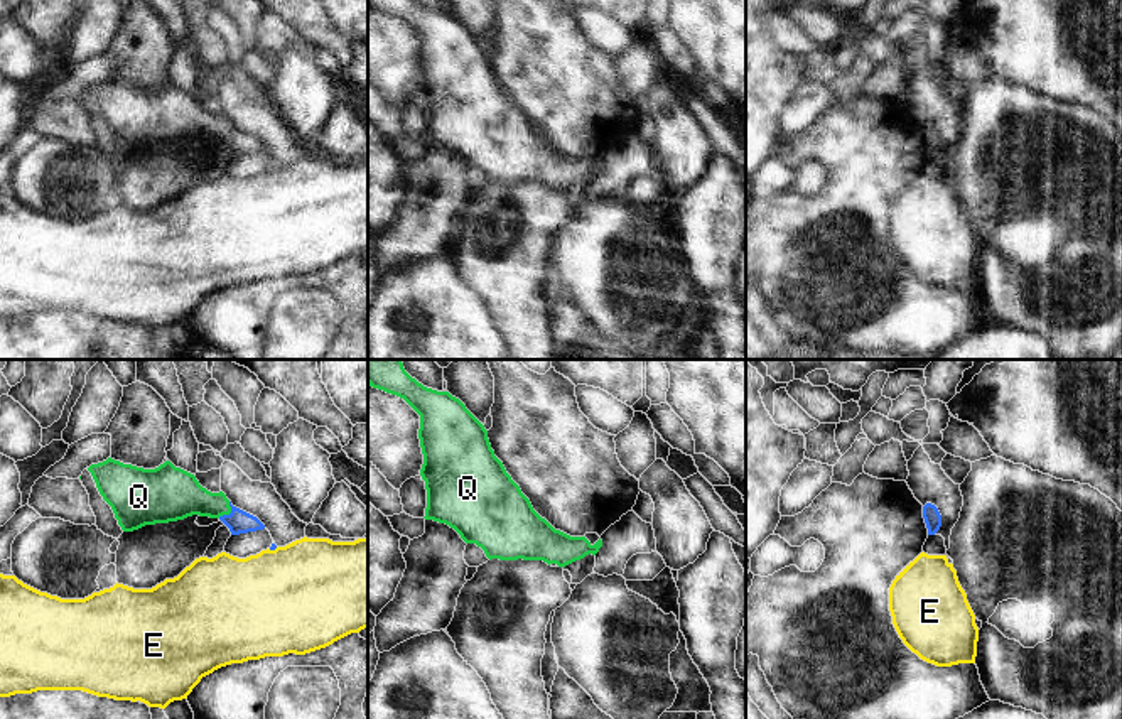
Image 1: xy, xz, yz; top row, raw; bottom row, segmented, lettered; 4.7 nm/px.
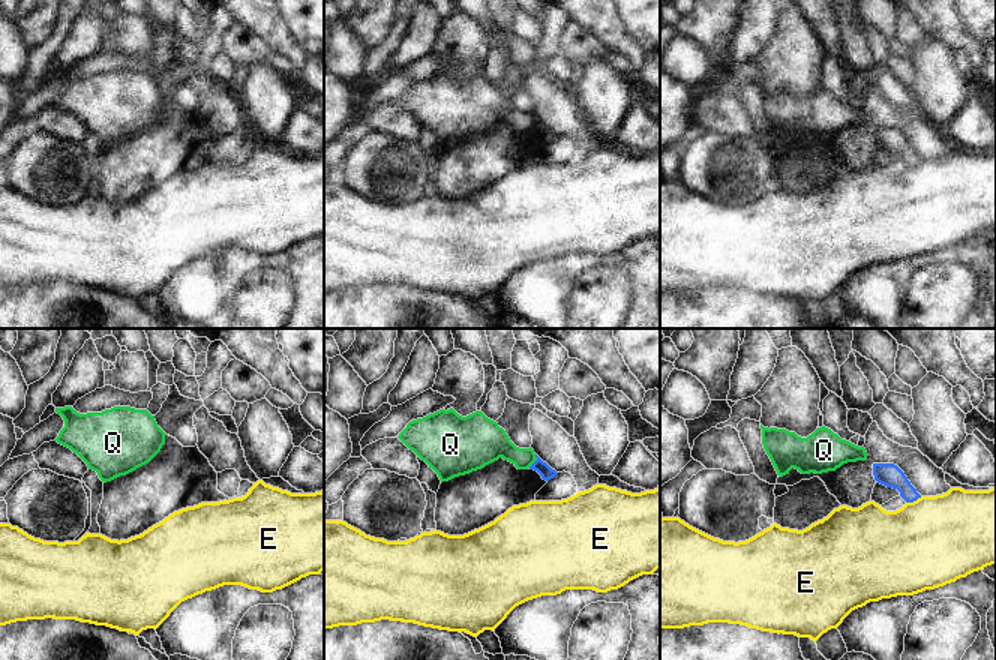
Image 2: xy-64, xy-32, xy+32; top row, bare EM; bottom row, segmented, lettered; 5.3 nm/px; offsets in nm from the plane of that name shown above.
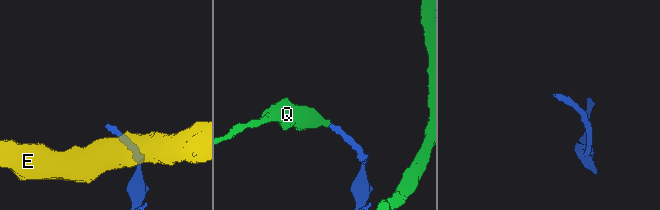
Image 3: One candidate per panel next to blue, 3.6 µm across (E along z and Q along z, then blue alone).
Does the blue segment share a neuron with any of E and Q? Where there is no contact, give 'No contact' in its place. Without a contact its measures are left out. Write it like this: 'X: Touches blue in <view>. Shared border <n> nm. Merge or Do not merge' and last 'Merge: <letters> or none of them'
E: Touches blue in xy. Shared border 50 nm. Do not merge
Q: Touches blue in xy. Shared border 100 nm. Merge
Merge: Q.

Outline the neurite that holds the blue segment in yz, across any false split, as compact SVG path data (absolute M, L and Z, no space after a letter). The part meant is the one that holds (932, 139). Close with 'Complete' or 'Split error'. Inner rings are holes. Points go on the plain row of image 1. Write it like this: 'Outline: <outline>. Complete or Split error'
Outline: M931 125L923 128L923 140L928 150L928 157L935 157L941 149L941 137L938 130Z. Complete.

